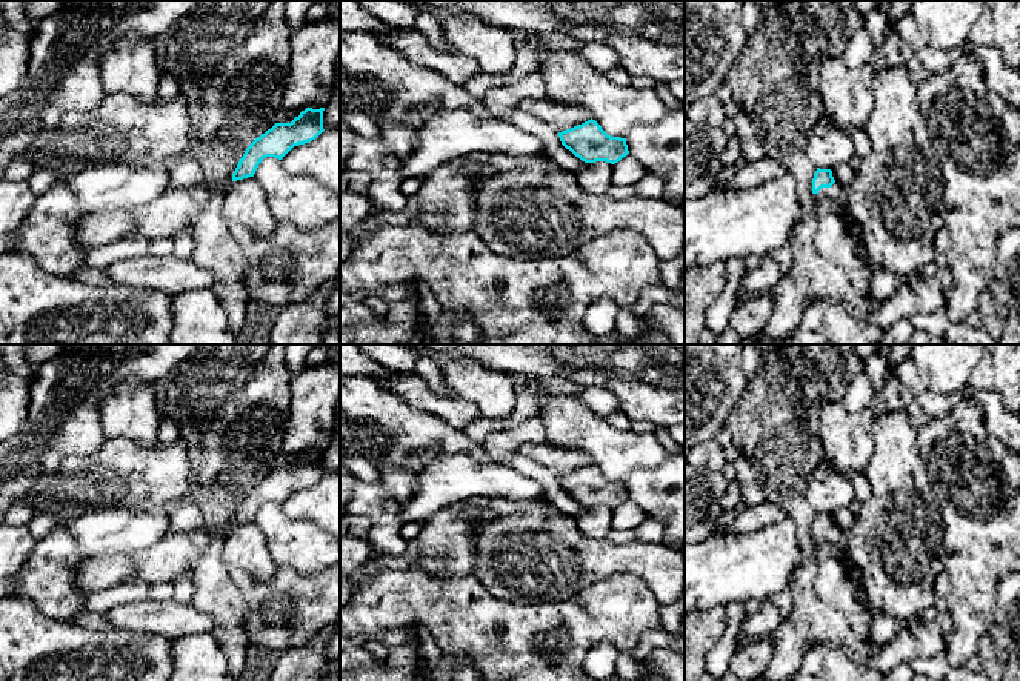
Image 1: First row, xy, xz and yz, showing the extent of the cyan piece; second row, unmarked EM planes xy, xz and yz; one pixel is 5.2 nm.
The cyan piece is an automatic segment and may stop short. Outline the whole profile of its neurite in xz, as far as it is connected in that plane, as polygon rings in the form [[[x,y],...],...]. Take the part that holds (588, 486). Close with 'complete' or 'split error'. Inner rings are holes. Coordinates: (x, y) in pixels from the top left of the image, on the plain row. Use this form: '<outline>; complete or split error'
[[[595,464],[558,477],[562,489],[585,507],[618,507],[629,498],[626,483],[608,480]]]; complete

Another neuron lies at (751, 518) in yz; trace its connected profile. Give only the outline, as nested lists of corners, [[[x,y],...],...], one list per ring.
[[[765,500],[755,506],[748,506],[737,512],[735,520],[722,532],[729,535],[742,535],[755,532],[765,526],[780,523],[786,517],[785,510],[774,503]]]

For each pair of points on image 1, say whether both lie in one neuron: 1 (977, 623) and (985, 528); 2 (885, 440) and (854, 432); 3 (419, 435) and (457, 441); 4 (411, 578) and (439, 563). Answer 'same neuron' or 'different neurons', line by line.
1: same neuron
2: different neurons
3: same neuron
4: different neurons

